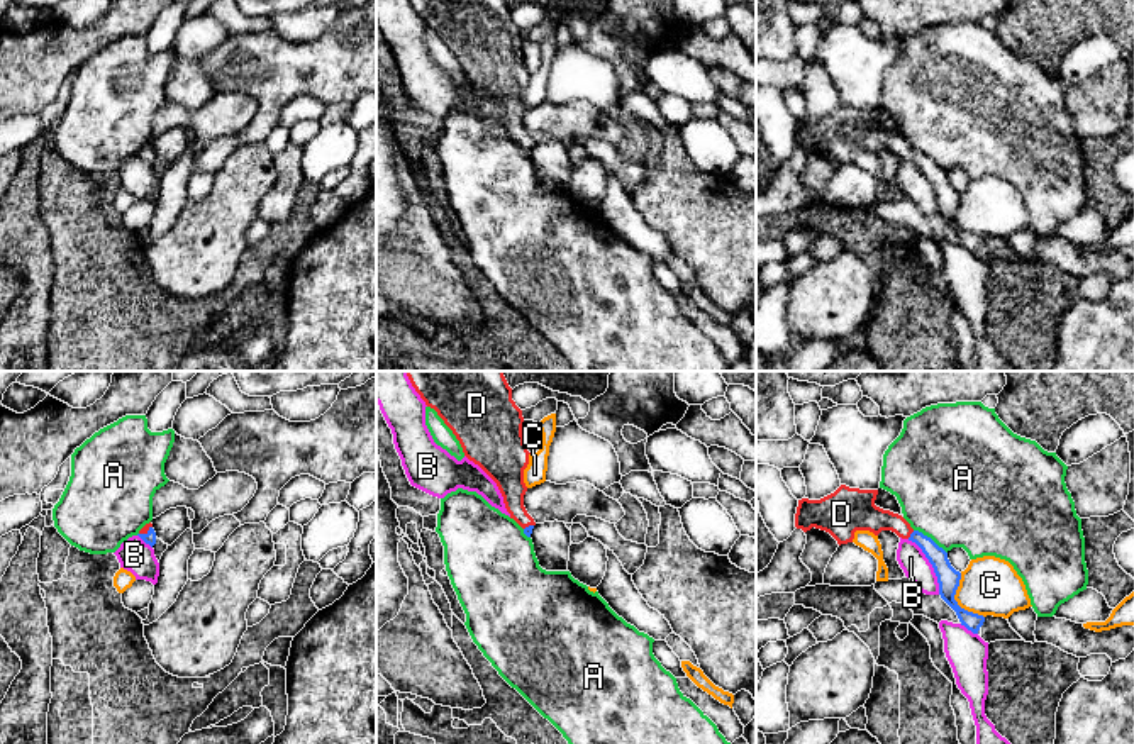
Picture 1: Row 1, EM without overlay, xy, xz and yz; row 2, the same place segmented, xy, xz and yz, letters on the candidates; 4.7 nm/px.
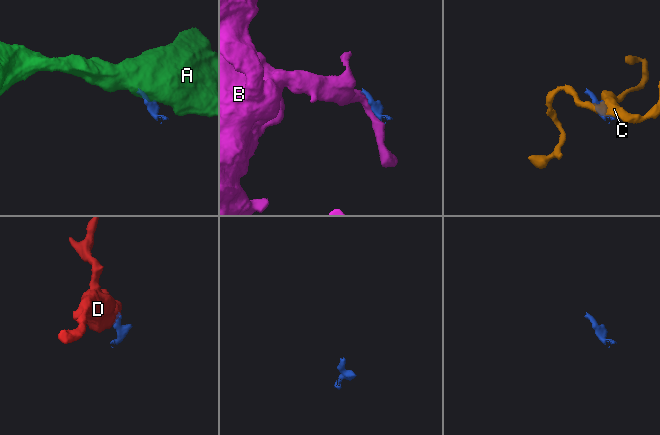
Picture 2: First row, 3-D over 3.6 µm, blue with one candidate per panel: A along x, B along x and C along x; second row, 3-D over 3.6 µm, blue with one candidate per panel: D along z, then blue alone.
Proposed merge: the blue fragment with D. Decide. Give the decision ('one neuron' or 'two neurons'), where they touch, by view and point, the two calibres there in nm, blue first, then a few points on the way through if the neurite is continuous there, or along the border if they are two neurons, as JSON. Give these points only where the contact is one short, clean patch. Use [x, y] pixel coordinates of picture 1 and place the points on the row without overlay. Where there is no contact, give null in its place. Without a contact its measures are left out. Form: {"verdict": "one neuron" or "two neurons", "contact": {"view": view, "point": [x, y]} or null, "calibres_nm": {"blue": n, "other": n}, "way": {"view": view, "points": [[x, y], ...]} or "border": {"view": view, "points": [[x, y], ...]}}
{"verdict": "one neuron", "contact": {"view": "yz", "point": [911, 155]}, "calibres_nm": {"blue": 90, "other": 150}, "way": {"view": "yz", "points": [[938, 177], [911, 155], [895, 143], [863, 134]]}}

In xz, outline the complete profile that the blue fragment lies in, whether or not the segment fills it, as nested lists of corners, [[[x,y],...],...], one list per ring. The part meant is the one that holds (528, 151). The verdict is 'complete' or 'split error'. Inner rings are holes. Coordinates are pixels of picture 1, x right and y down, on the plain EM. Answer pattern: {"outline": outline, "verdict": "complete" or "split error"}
{"outline": [[[410,0],[410,3],[425,25],[434,29],[453,51],[464,76],[497,103],[510,139],[531,158],[536,142],[524,127],[527,112],[524,90],[531,73],[524,64],[522,31],[512,20],[512,8],[507,0]]], "verdict": "split error"}

